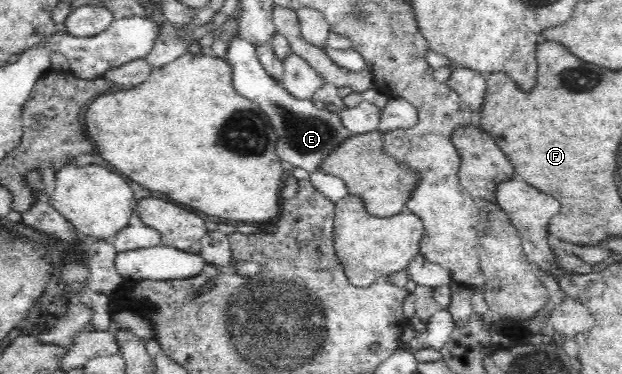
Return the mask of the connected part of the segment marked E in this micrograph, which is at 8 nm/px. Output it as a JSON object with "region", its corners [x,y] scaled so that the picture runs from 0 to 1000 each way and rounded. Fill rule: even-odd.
{"region":[[[387,96],[371,110],[370,134],[360,155],[373,174],[378,238],[399,267],[410,273],[431,307],[445,358],[445,414],[450,433],[457,428],[497,463],[514,457],[521,428],[539,396],[569,361],[553,337],[545,297],[508,289],[502,262],[486,267],[469,257],[452,217],[434,203],[420,174],[408,120]]]}

